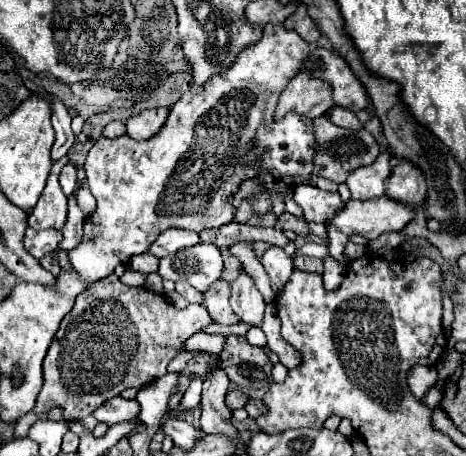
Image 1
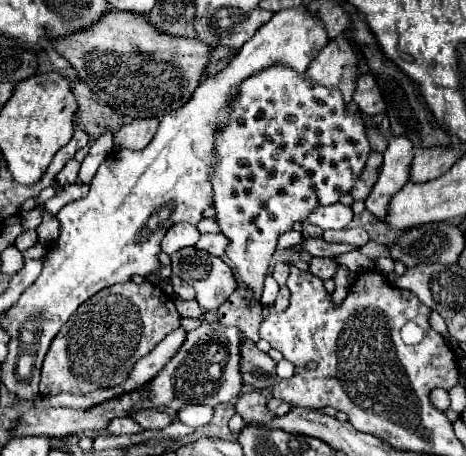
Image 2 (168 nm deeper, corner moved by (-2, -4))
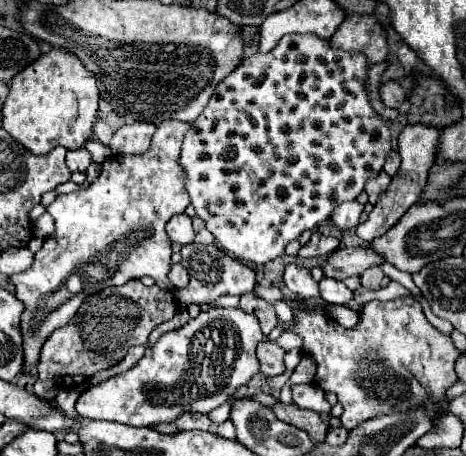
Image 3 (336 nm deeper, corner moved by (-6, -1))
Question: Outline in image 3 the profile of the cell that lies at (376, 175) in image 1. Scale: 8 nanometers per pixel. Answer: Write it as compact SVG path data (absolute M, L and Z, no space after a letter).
M407 125L401 135L399 135L399 155L401 155L401 167L399 171L391 177L391 185L387 187L387 191L383 193L383 197L379 197L379 201L375 203L373 211L369 213L367 221L363 225L357 227L357 235L371 243L373 239L385 235L401 217L403 213L421 197L421 191L427 185L429 179L429 169L435 163L435 155L437 155L437 137L439 137L439 129L435 127L427 127L427 125Z

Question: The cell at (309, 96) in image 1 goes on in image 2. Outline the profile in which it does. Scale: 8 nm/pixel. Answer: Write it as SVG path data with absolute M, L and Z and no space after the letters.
M339 34L335 40L329 40L329 44L323 48L323 52L317 54L305 74L323 86L339 88L345 102L351 102L357 80L357 54L349 38Z

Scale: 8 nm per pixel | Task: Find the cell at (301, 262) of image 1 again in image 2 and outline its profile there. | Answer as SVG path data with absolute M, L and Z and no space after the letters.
M313 258L313 260L309 262L309 266L311 266L311 272L313 272L317 278L321 278L321 280L333 278L335 272L339 270L337 260L333 260L333 258Z

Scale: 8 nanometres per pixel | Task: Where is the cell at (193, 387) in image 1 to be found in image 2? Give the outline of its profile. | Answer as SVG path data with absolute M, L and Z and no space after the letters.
M191 406L191 408L183 408L183 412L179 414L179 420L191 428L199 428L209 424L213 418L213 408L207 406Z

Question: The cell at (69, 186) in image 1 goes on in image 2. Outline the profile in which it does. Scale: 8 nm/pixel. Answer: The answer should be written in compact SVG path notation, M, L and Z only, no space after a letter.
M73 158L73 160L69 160L69 162L63 166L63 170L61 170L61 172L55 176L55 178L57 178L57 182L59 182L59 184L63 184L63 186L73 184L73 182L77 180L79 166L81 166L81 162L77 162L75 158Z

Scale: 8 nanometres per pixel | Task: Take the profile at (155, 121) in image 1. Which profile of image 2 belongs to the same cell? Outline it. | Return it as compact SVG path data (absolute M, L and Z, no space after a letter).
M133 120L115 132L113 146L129 148L129 150L143 150L155 136L157 126L159 126L159 120Z

